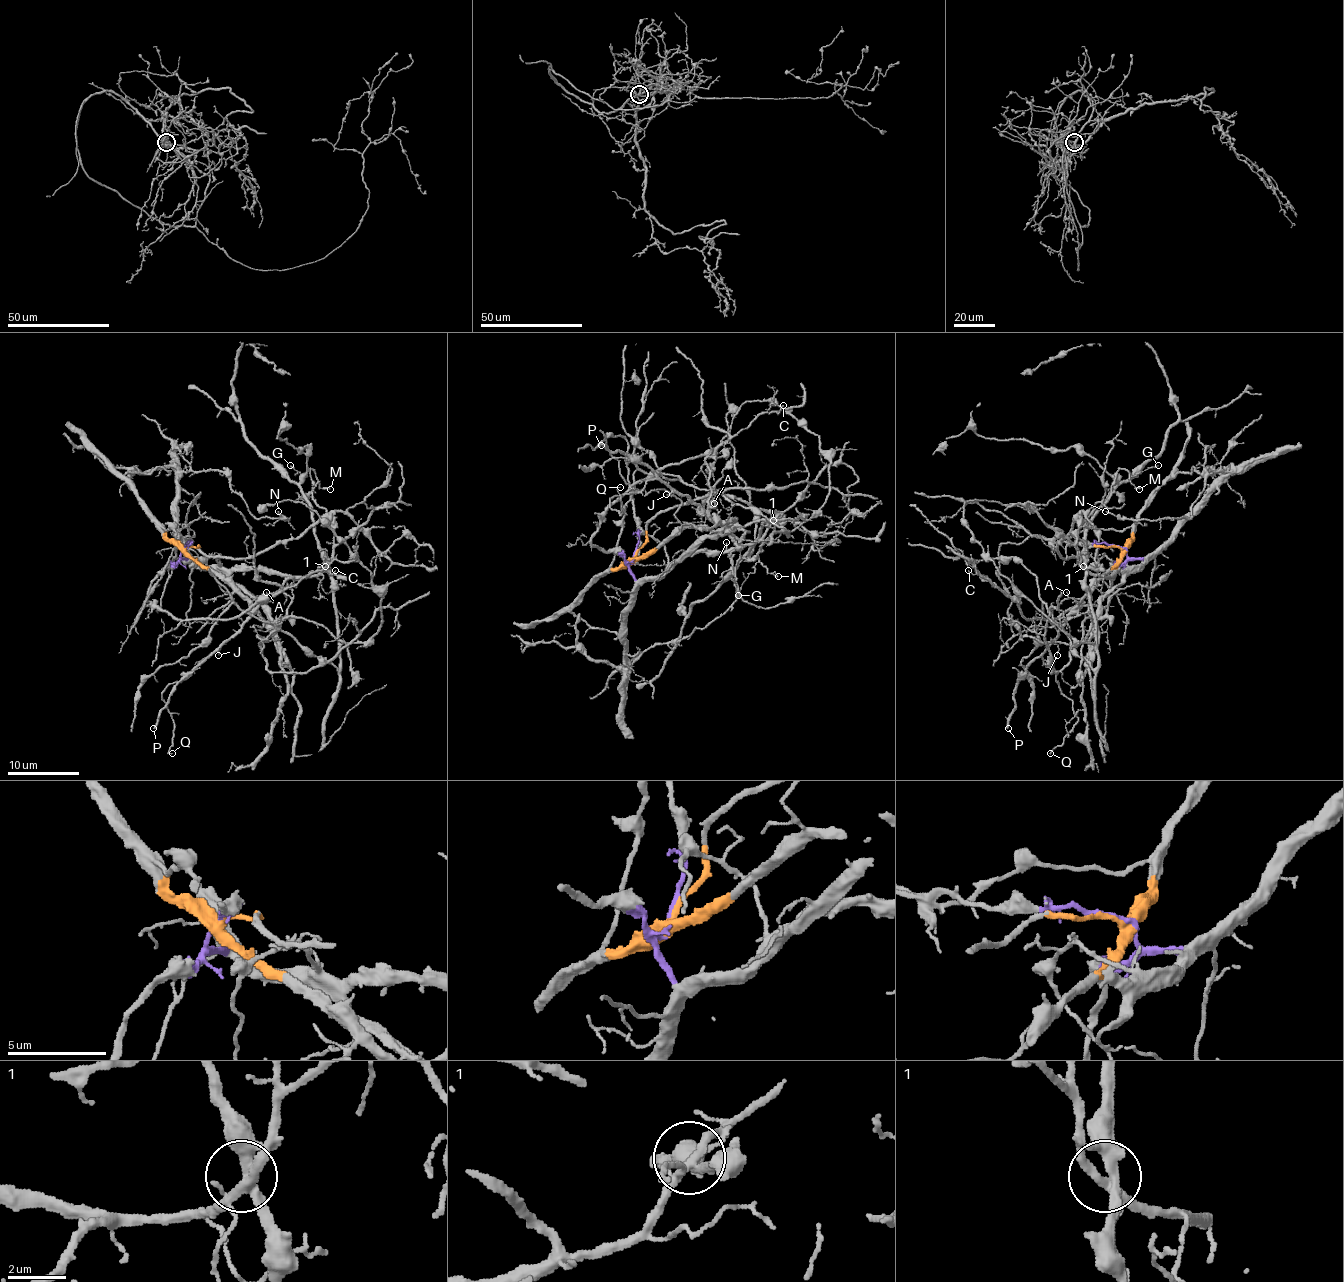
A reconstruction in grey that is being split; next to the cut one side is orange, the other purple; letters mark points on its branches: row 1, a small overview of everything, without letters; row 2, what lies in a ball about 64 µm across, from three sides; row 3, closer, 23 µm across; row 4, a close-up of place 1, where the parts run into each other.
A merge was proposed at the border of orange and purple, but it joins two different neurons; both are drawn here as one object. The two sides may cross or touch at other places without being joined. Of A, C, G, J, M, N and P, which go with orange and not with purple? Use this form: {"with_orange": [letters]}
{"with_orange": []}

